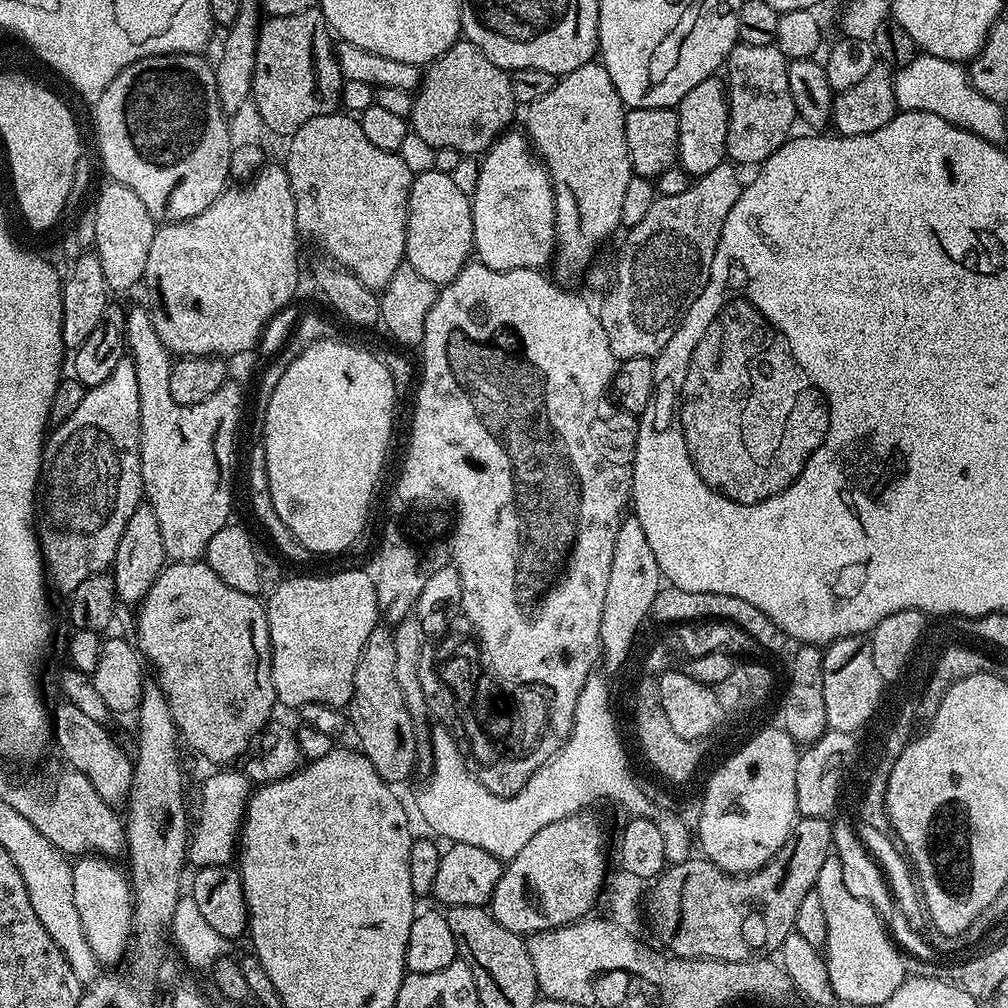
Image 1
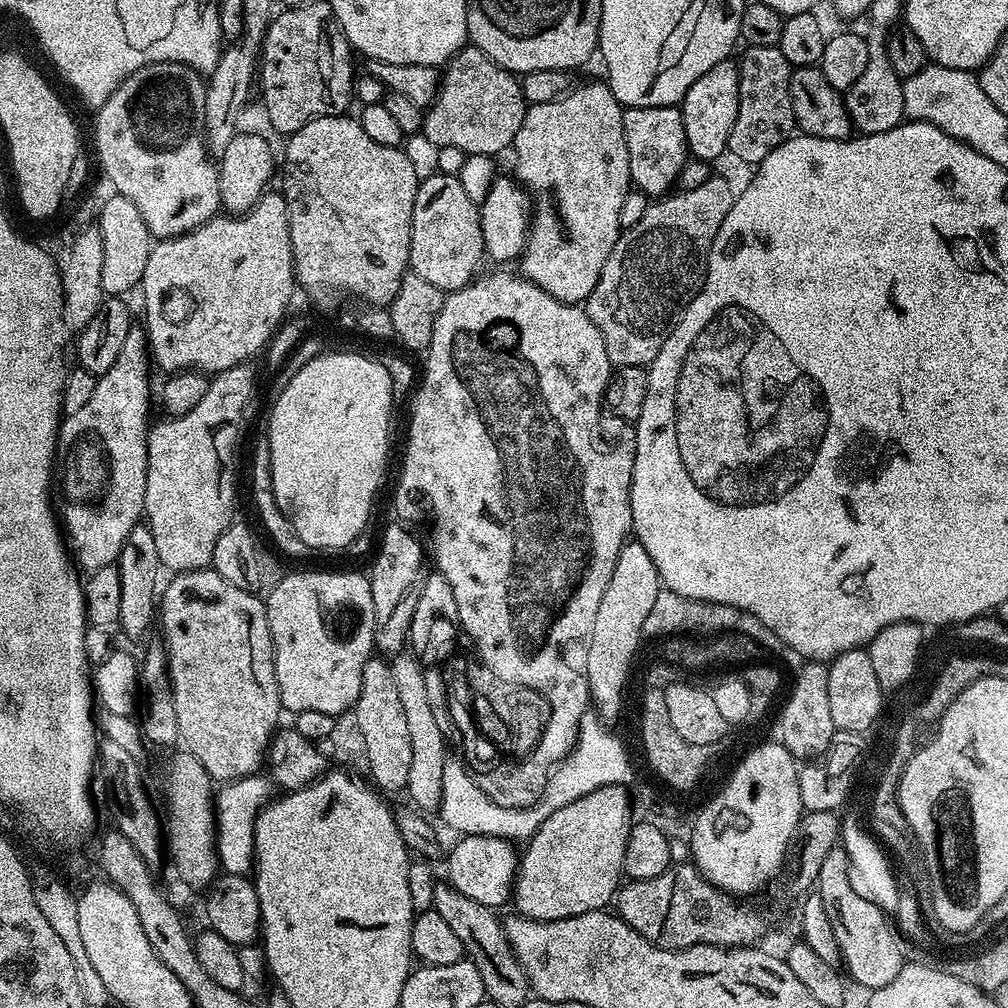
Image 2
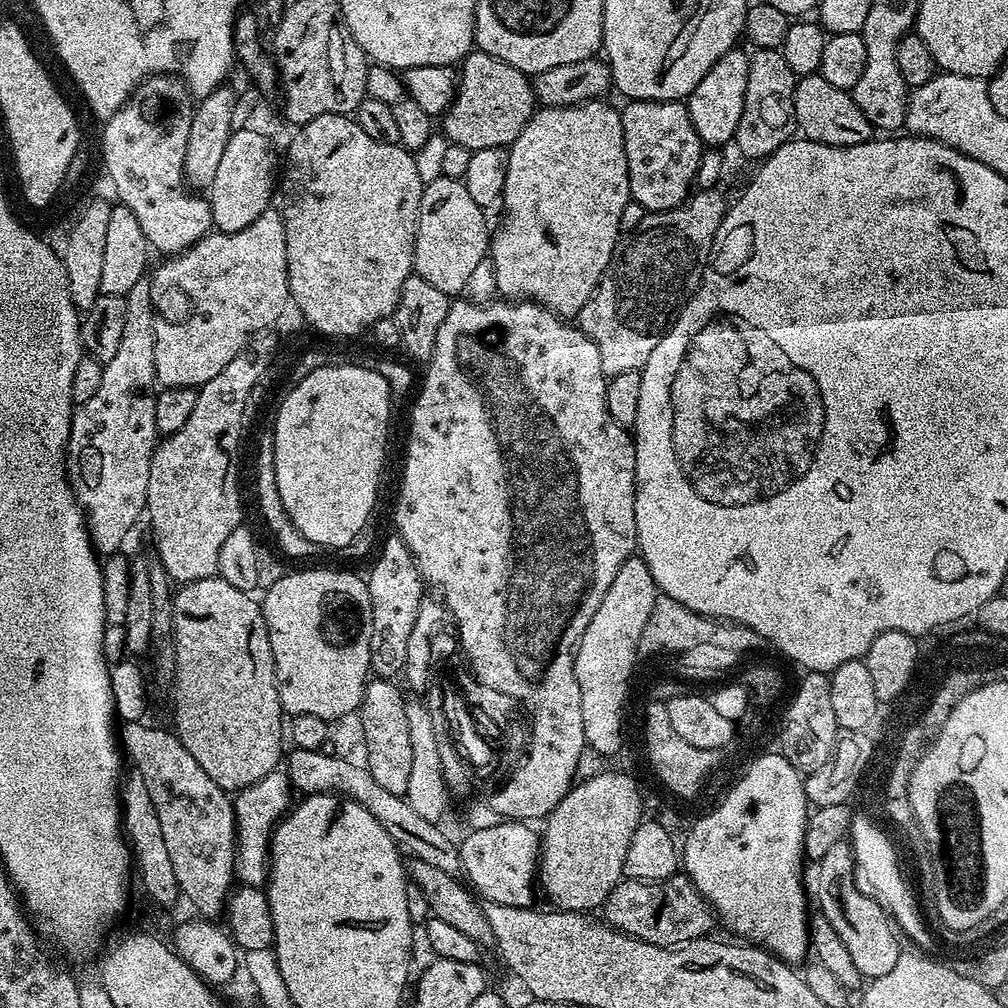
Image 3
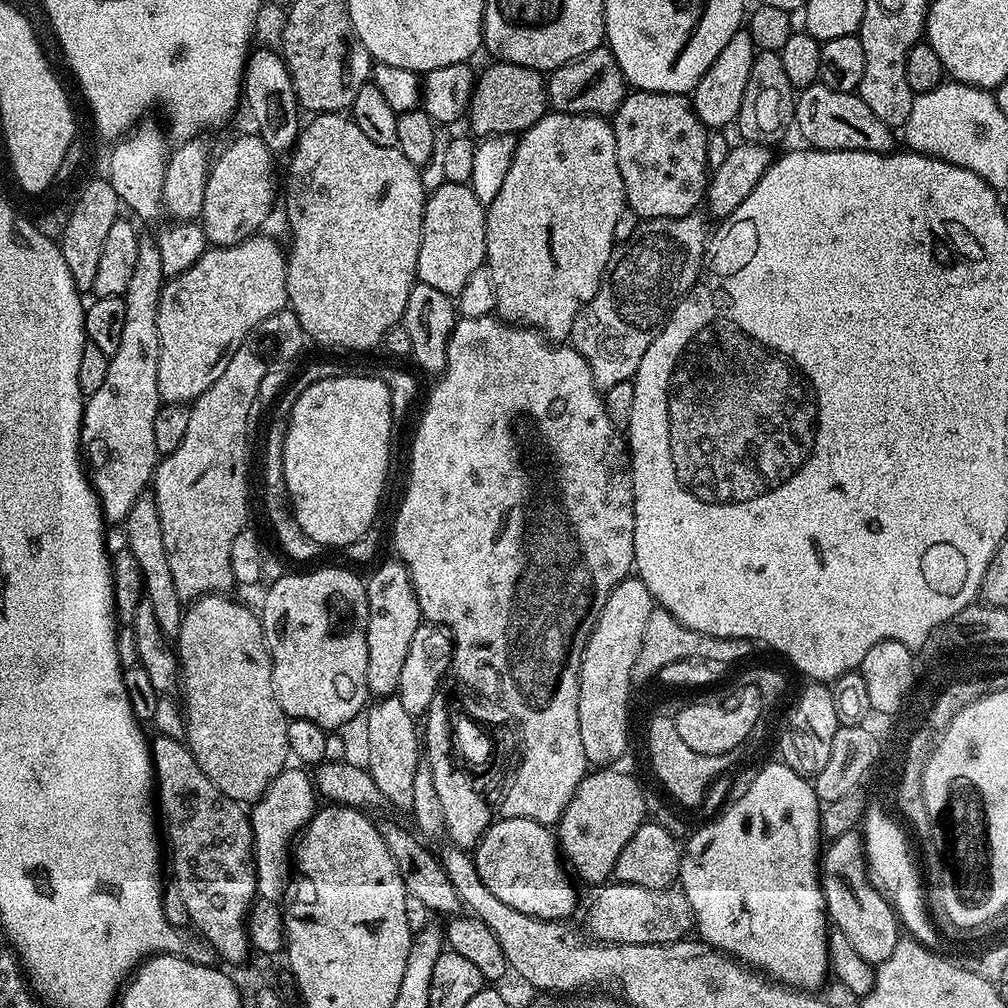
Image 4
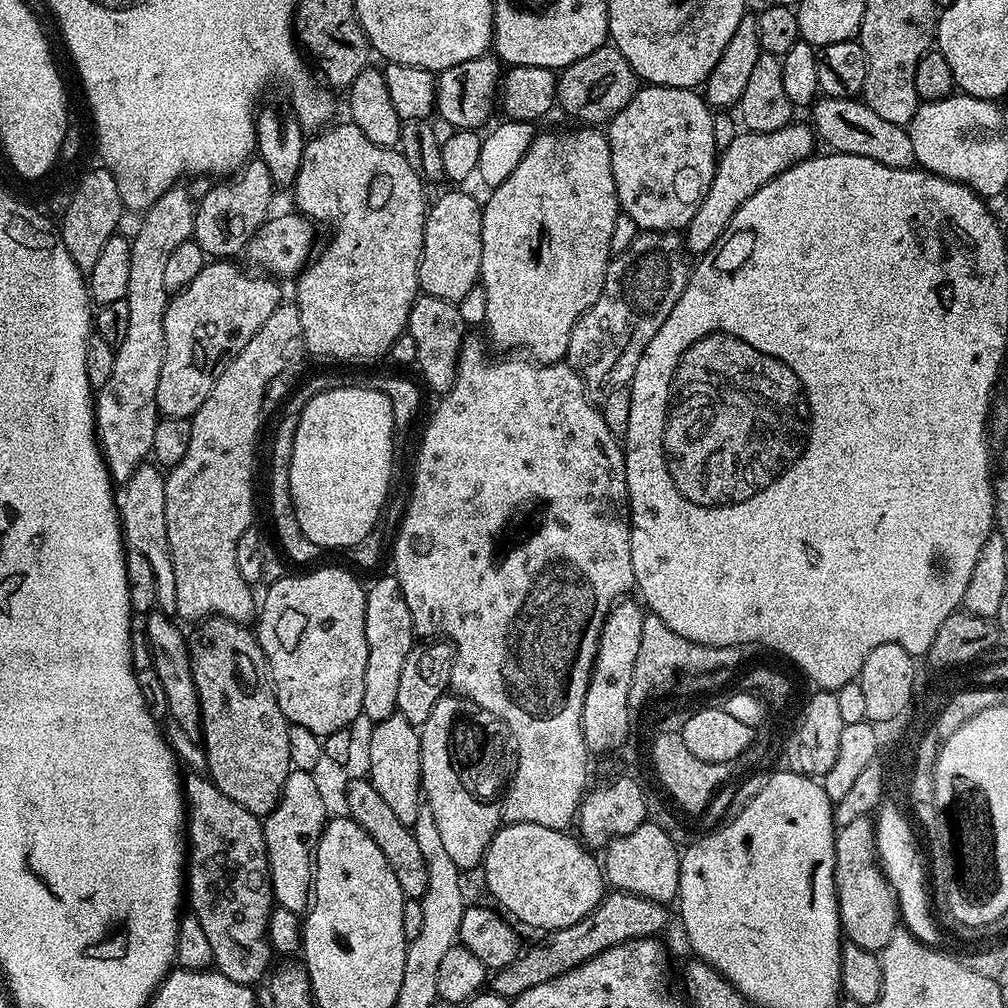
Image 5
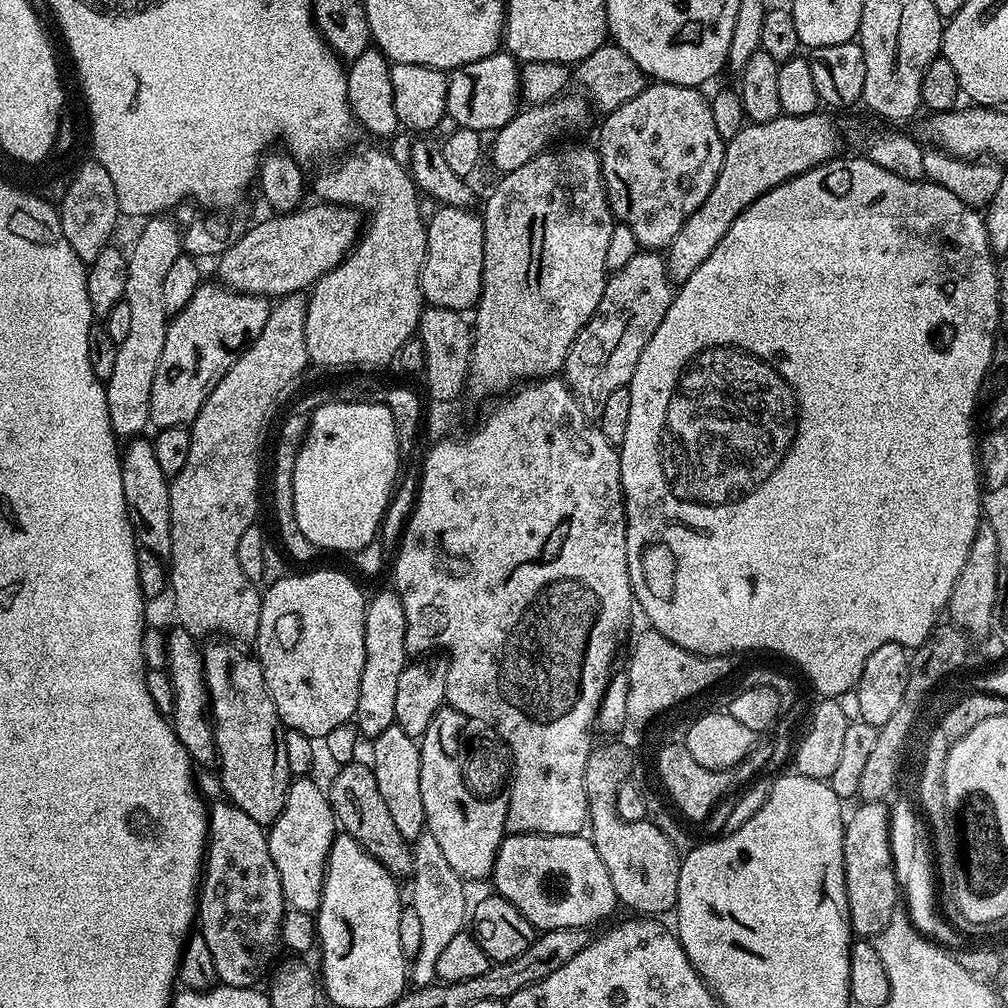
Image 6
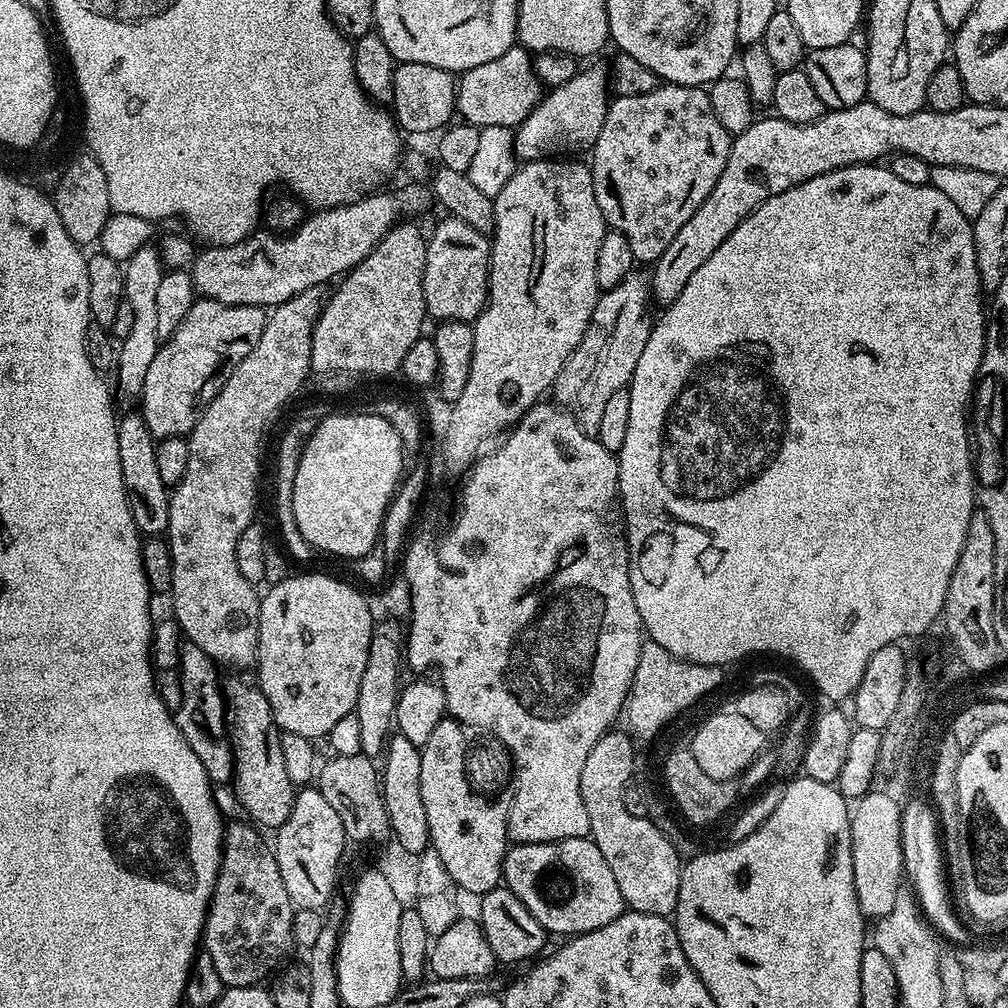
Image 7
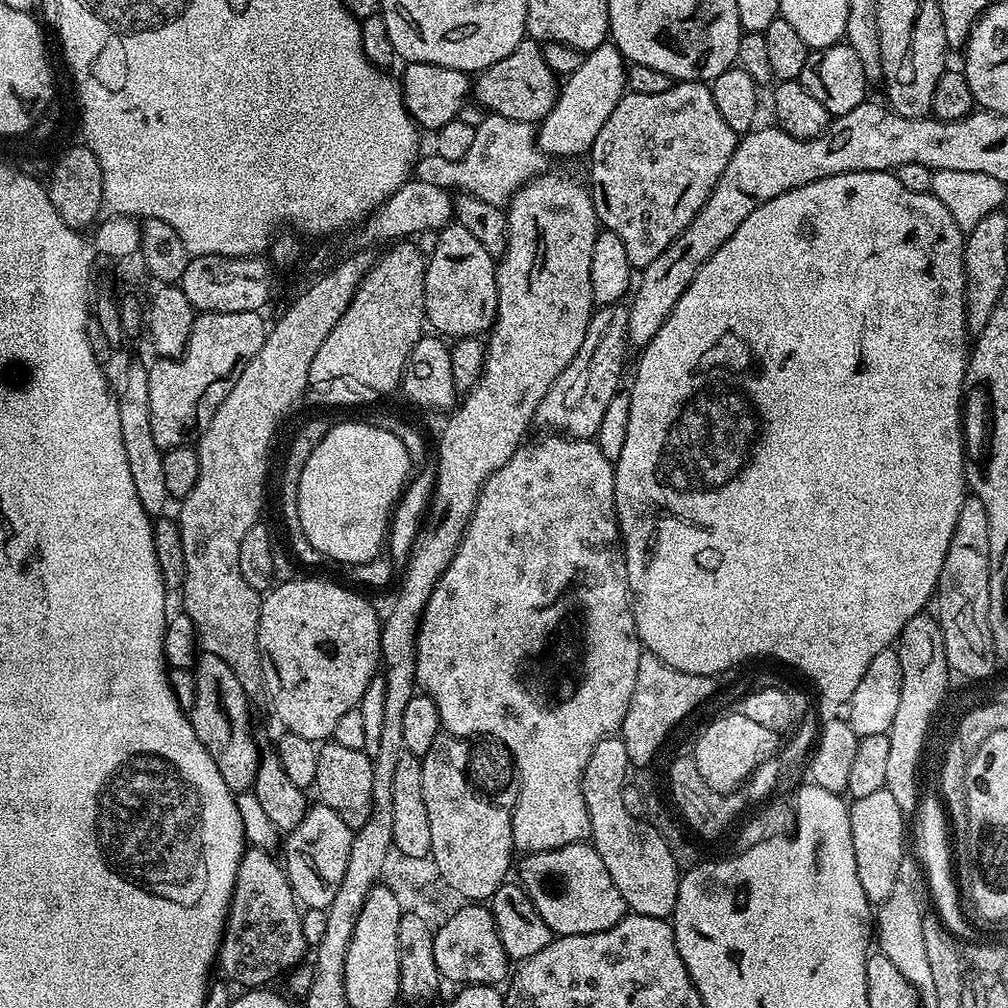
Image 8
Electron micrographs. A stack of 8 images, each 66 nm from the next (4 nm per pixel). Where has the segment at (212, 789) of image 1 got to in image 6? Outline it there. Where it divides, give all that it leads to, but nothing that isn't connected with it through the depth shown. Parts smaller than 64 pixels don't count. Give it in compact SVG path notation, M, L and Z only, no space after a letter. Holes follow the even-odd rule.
M312 778L293 779L288 785L282 814L278 814L276 821L267 829L270 855L277 867L284 903L288 908L306 910L313 914L320 909L320 896L324 892L324 868L328 864L328 855L337 835L336 816L332 812L332 804L327 798L325 789L319 788Z

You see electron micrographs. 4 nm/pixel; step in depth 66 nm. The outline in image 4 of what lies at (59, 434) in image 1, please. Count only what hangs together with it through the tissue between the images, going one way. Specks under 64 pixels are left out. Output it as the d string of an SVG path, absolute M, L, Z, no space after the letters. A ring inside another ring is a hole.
M141 239L138 259L134 261L134 278L130 278L130 286L126 286L123 295L126 302L126 322L122 325L122 342L108 361L102 387L93 396L87 397L84 405L84 417L80 427L80 451L83 463L90 473L92 487L96 489L96 496L100 500L100 509L108 522L122 522L126 514L130 514L130 506L134 506L137 498L151 485L158 463L158 453L154 446L154 418L162 403L158 394L158 302L165 283L162 254L158 254L155 239Z

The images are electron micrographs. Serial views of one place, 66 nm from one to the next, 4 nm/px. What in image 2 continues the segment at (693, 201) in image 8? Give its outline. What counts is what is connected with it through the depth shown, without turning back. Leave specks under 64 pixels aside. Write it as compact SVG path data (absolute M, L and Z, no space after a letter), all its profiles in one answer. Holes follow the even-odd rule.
M679 107L624 108L624 133L626 150L630 154L631 187L648 198L671 193L677 187L684 165L690 160L686 126Z

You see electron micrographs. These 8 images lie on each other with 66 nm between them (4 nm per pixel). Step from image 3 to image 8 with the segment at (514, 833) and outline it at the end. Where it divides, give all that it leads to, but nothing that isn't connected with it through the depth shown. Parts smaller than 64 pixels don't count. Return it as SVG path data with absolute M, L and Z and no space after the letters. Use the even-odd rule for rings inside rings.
M581 842L545 852L530 852L520 864L518 883L542 914L542 922L556 936L577 936L610 930L629 911L627 902L618 894L610 870L598 858L591 843Z

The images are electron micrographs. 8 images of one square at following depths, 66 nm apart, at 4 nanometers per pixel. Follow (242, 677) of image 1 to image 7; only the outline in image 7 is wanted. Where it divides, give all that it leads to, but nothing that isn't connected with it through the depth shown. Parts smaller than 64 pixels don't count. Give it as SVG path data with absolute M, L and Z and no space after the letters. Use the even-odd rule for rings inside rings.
M244 680L227 681L226 700L230 705L230 739L232 751L236 758L236 771L234 773L234 789L236 796L240 799L245 810L248 811L253 825L261 829L275 830L281 828L290 818L290 812L294 806L294 798L297 789L290 782L286 775L286 765L282 762L282 742L280 741L281 731L276 727L276 719L270 710L270 702L266 702L264 692L255 683L247 684Z

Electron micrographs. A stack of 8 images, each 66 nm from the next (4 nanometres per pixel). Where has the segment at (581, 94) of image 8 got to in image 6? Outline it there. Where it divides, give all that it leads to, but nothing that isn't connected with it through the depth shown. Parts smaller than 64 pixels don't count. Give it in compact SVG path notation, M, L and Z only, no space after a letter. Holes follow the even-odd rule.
M565 94L550 104L525 107L517 111L516 116L510 118L510 122L506 122L506 126L496 129L491 137L492 144L490 140L490 156L492 152L492 164L497 168L497 173L513 172L518 170L518 166L526 166L530 158L534 158L551 145L548 144L551 140L556 140L567 132L576 132L579 128L586 127L590 104L583 95L575 95Z

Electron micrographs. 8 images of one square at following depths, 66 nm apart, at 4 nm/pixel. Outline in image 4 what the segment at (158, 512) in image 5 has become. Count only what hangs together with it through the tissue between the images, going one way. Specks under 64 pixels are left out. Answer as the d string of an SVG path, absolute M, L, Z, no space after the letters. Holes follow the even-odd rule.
M145 490L134 502L134 506L130 506L130 514L126 514L126 518L122 521L122 528L124 528L123 543L130 550L130 554L134 554L134 558L138 558L138 566L142 566L144 599L148 600L150 607L154 609L154 618L158 622L160 632L166 638L179 636L180 623L184 617L186 604L185 601L178 598L178 590L174 586L174 578L170 575L170 562L166 559L166 546L162 542L162 522L158 522L156 497L152 495L151 491Z

